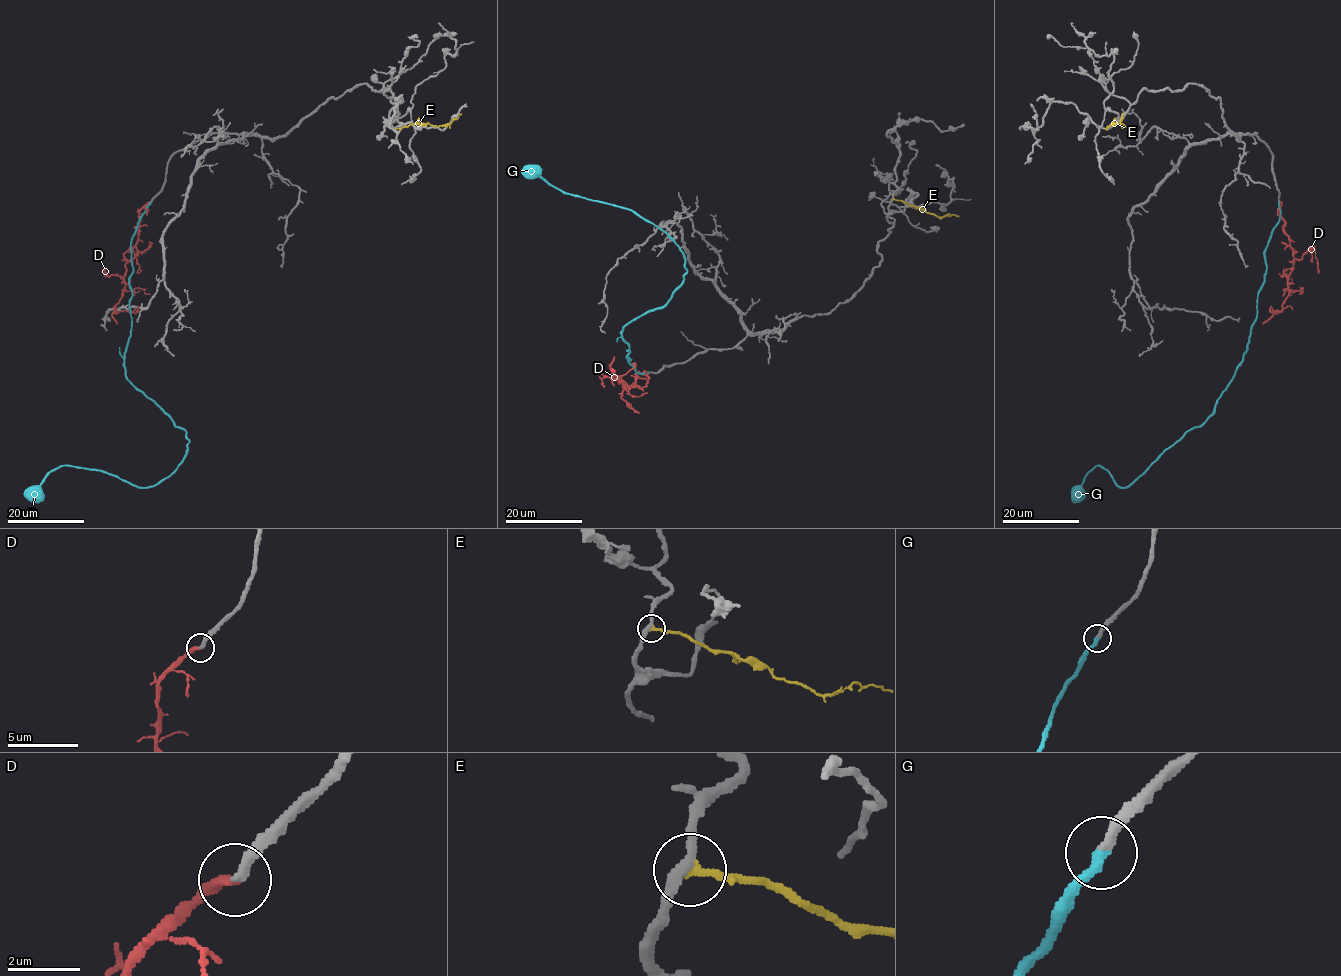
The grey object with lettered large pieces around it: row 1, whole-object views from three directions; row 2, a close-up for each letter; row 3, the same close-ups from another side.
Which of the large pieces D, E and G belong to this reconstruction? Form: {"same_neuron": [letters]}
{"same_neuron": ["G"]}

